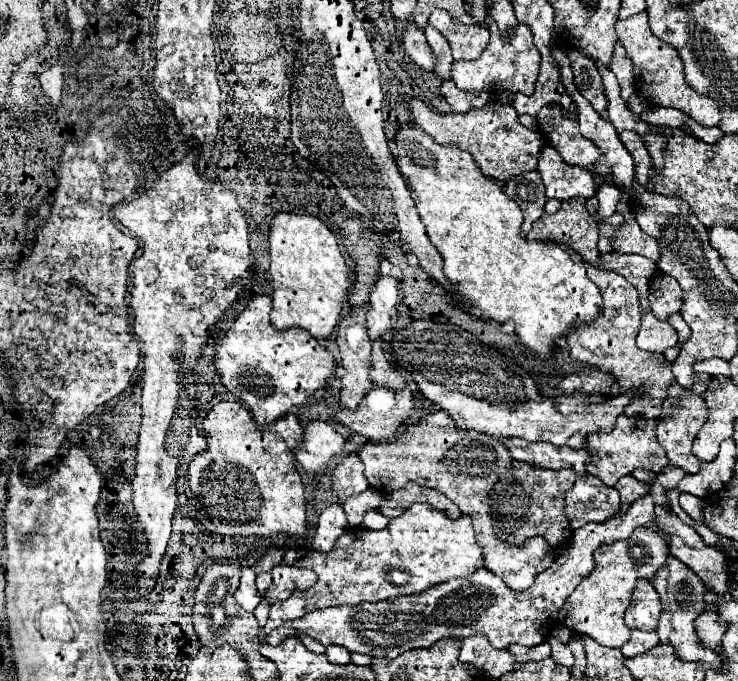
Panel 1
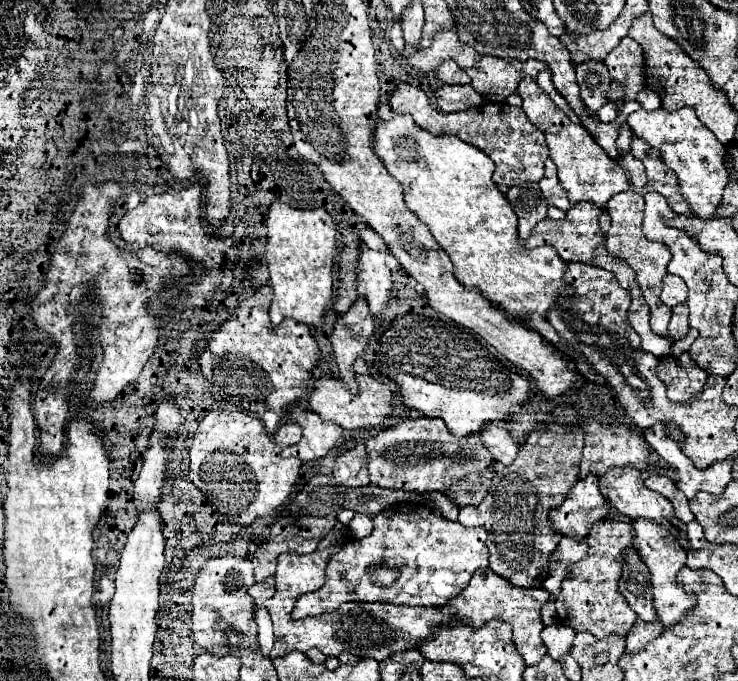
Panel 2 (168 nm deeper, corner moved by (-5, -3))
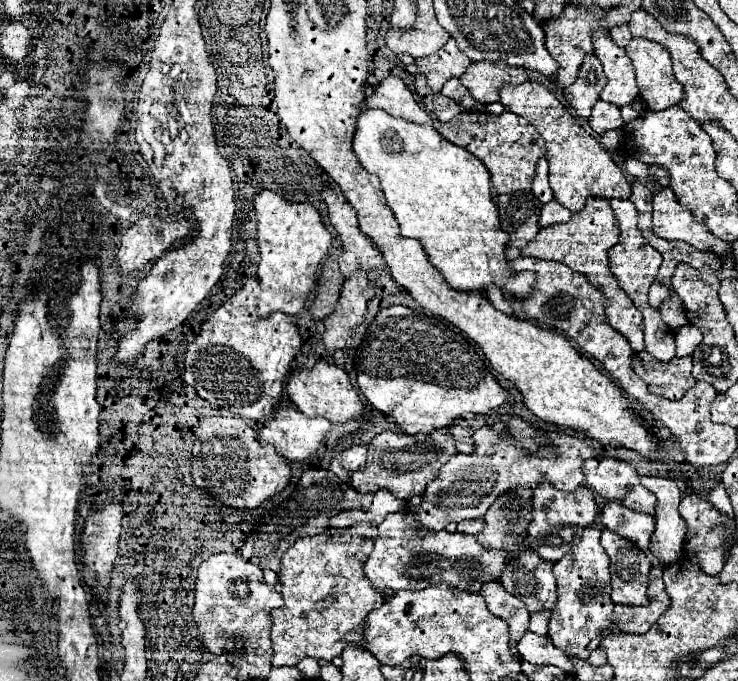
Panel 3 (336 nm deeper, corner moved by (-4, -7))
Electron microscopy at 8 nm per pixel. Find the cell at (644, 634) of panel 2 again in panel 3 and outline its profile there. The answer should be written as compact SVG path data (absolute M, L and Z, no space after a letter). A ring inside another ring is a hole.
M651 568L649 586L647 586L649 602L645 606L617 604L613 610L611 626L605 628L603 634L609 634L611 628L619 628L621 632L635 632L635 634L647 632L655 624L655 620L671 606L661 576L663 576L663 568Z

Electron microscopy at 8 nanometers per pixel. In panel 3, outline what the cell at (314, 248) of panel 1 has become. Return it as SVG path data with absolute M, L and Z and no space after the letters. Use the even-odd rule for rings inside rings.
M261 190L253 198L257 214L257 244L259 244L259 270L257 278L261 294L257 298L257 314L283 312L295 316L303 310L309 292L315 290L315 272L331 246L331 234L321 222L321 214L311 204L287 202L271 190Z

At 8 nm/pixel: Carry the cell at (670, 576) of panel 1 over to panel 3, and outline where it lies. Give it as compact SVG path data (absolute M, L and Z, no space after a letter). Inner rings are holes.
M609 500L609 502L605 502L605 506L599 512L599 520L603 526L617 532L619 536L633 540L647 554L647 558L651 560L653 566L665 568L665 564L659 562L649 552L649 538L655 528L655 518L651 514L641 514L631 508L623 508L623 504L619 504L619 500Z

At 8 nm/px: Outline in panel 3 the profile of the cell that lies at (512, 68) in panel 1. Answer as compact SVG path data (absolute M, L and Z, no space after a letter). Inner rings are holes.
M482 60L473 62L459 80L471 92L473 100L481 104L489 104L489 102L497 102L499 98L497 90L501 86L527 82L527 72L525 68L509 66L502 60Z

